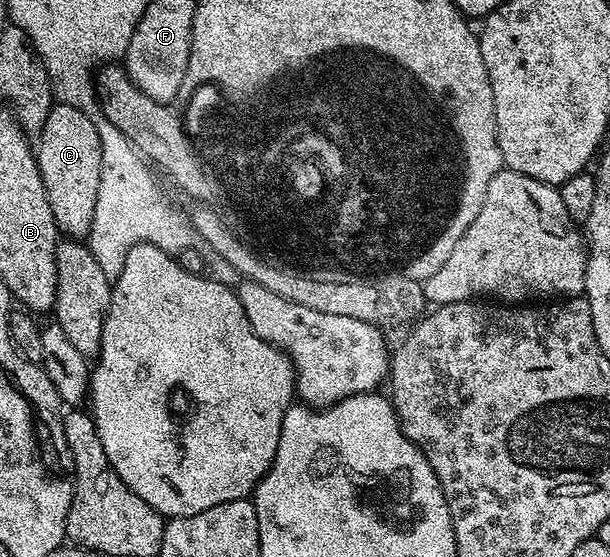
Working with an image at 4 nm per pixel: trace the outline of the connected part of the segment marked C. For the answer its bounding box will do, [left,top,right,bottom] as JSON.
[35,102,103,240]

